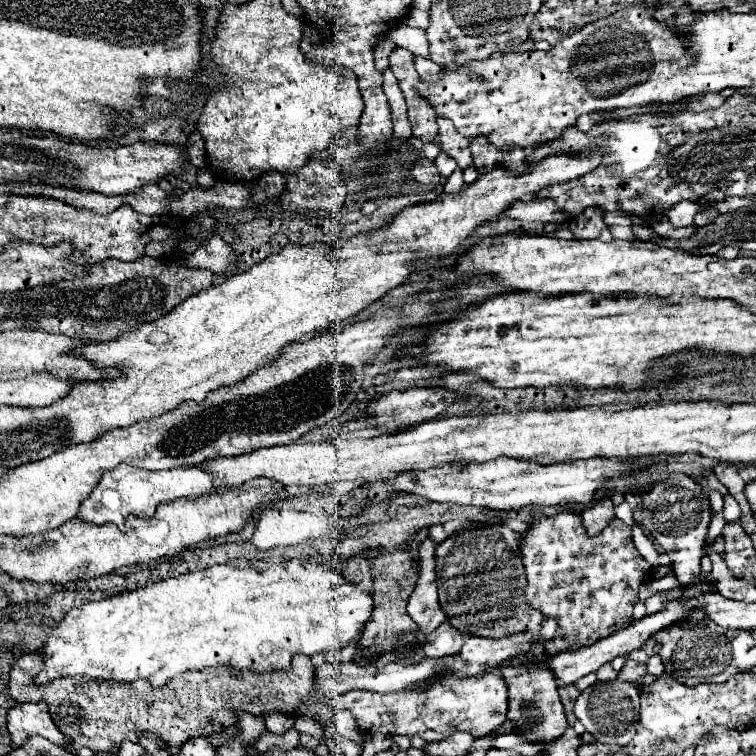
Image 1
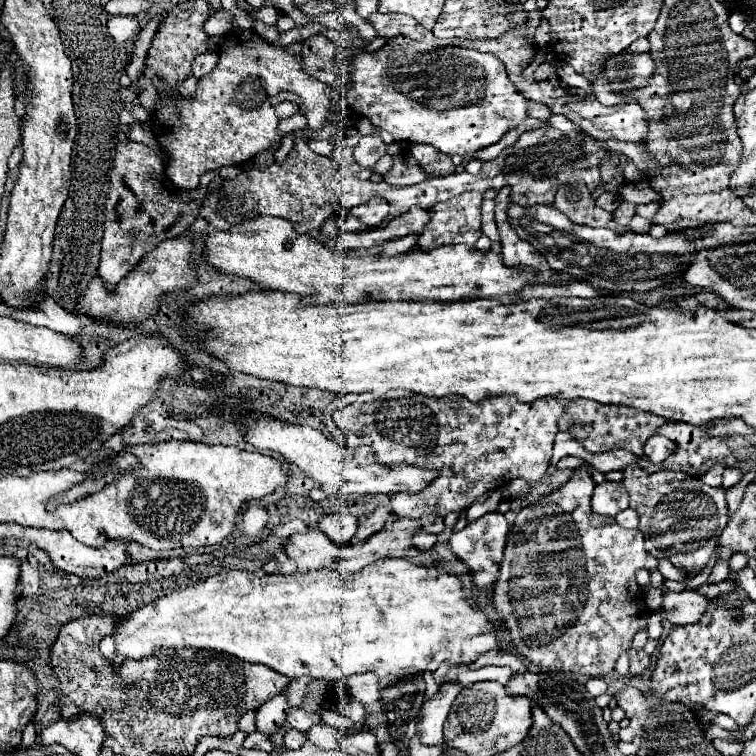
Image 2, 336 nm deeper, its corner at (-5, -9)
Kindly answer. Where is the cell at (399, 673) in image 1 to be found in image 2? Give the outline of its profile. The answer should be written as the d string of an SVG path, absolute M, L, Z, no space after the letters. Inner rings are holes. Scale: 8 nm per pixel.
M287 691L277 693L267 703L263 703L257 711L257 731L265 733L267 737L275 735L283 729L287 721L287 713L291 711L291 705L287 703Z

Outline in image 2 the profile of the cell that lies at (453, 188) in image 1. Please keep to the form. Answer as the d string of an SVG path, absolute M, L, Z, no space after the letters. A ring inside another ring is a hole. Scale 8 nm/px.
M463 193L459 197L433 205L429 209L429 223L419 235L415 249L435 249L453 243L467 243L469 247L475 247L475 241L481 235L481 201L483 201L481 193Z

